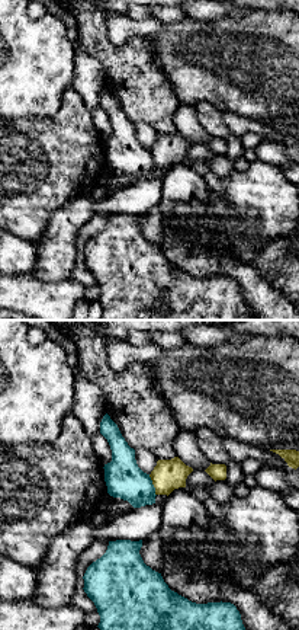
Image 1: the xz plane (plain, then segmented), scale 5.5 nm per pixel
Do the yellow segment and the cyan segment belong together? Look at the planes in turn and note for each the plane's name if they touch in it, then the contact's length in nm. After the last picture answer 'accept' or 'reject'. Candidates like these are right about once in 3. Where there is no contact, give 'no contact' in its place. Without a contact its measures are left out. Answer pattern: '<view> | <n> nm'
xz | 130 nm

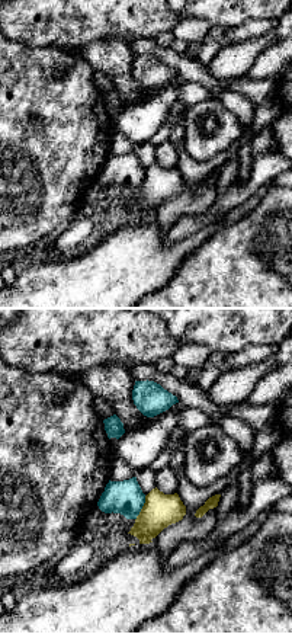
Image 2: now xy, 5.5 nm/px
xy | 150 nm

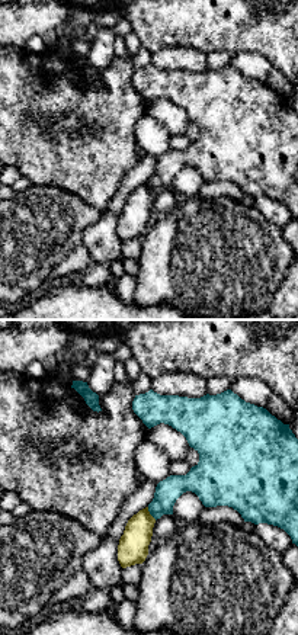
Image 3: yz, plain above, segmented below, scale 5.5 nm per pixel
yz | 90 nm

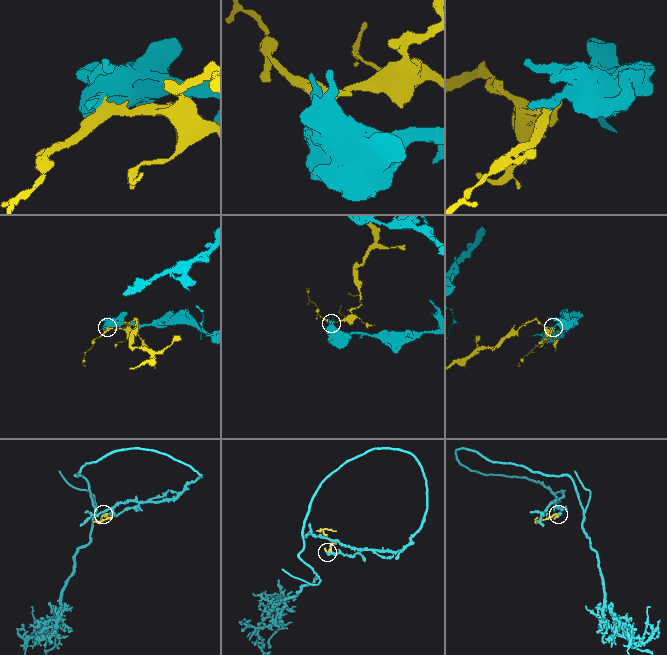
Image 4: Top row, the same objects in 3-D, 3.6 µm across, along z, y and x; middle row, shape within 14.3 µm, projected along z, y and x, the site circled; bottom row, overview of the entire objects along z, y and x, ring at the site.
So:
reject

